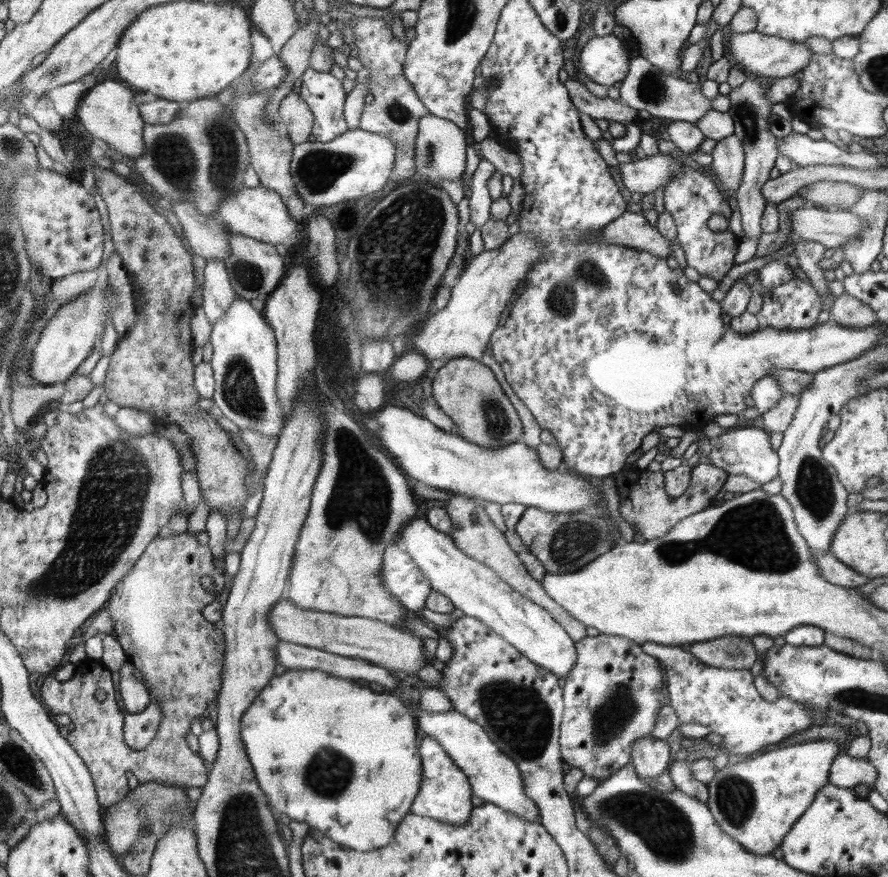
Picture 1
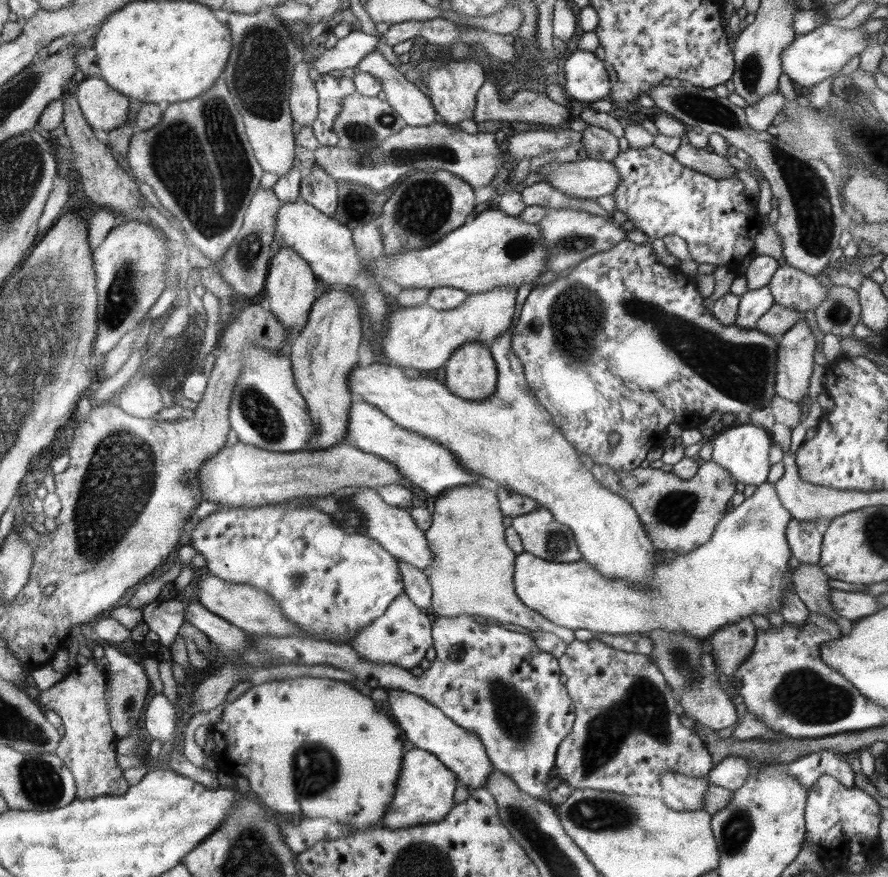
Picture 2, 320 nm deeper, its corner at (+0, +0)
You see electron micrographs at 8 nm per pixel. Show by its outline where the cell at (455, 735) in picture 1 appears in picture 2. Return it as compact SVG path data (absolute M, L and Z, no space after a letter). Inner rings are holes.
M400 689L386 690L388 693L387 699L390 701L391 718L415 748L427 750L430 754L436 756L468 788L475 789L485 786L492 770L496 769L494 769L482 741L476 734L468 732L464 730L464 727L452 722L452 719L448 718L437 706L417 694Z

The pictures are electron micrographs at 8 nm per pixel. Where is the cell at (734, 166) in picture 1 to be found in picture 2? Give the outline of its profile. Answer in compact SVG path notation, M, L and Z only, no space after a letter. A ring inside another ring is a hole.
M778 91L776 94L762 97L754 104L747 105L743 109L745 110L749 127L757 131L766 131L774 118L776 118L776 115L784 108L784 104L787 104L787 100L782 95L782 92Z

